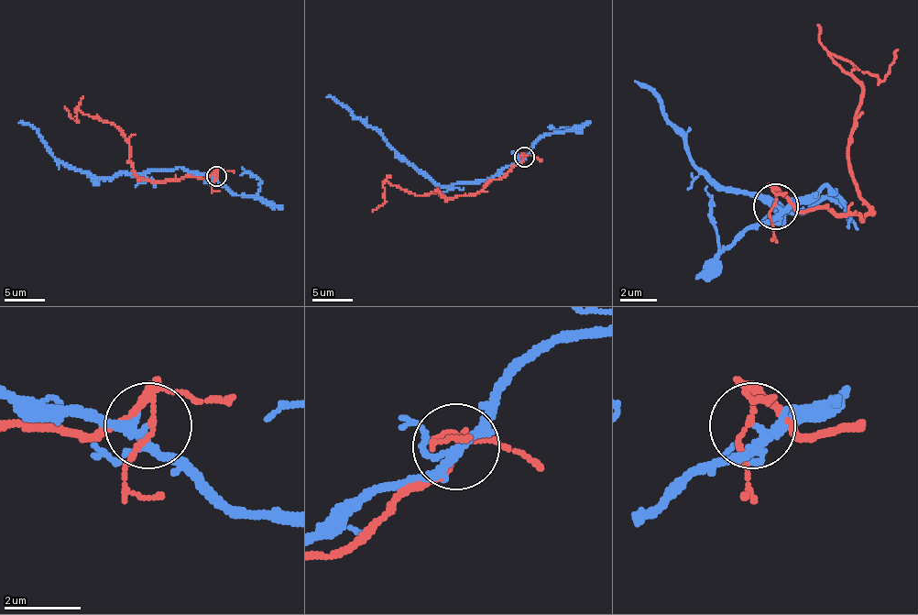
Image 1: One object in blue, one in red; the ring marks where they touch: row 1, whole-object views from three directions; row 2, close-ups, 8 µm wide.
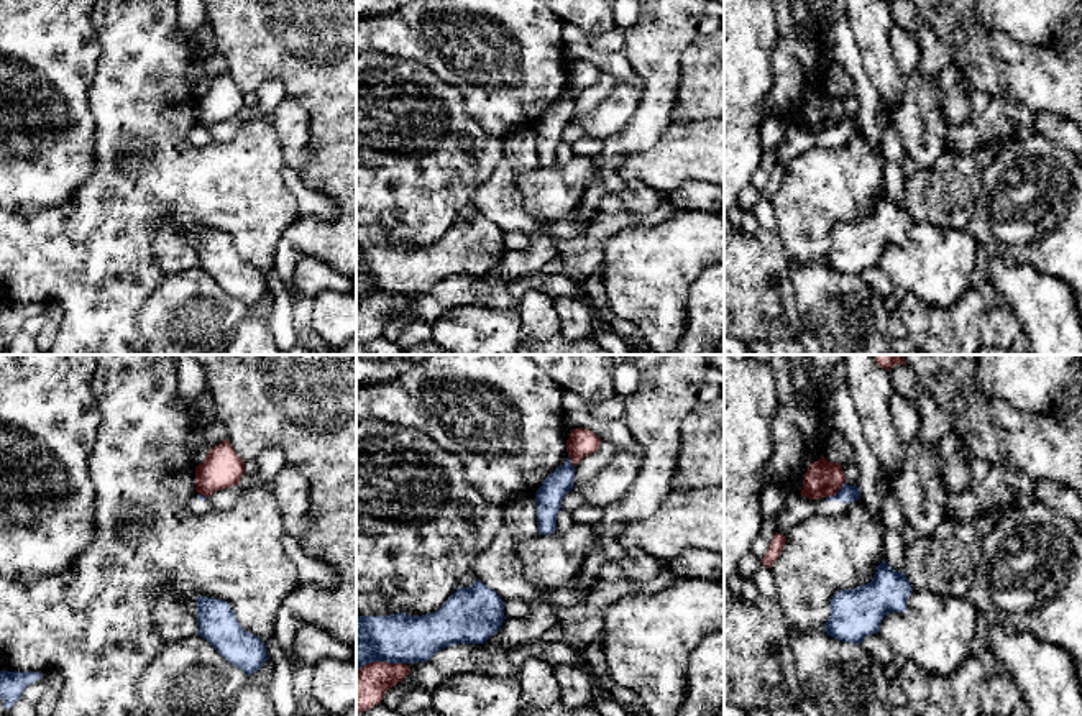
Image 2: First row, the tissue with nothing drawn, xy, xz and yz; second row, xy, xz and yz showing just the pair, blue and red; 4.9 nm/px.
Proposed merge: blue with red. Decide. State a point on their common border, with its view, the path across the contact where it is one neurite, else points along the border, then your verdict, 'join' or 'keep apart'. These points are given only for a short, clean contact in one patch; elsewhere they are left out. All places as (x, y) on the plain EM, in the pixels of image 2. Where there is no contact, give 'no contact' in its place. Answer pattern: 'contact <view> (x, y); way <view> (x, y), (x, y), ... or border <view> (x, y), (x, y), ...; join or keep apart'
contact yz (838, 123); border yz (844, 114), (826, 130); keep apart

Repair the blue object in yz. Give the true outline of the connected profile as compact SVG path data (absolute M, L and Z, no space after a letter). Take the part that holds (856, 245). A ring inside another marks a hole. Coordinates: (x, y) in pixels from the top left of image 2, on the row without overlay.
M885 190L877 199L870 215L854 222L841 222L831 232L831 248L826 253L826 266L850 276L862 276L869 266L877 266L888 245L905 245L913 220L905 204L895 204Z

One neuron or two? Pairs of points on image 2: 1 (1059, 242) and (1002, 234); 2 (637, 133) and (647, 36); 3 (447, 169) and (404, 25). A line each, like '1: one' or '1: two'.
1: one
2: one
3: two

